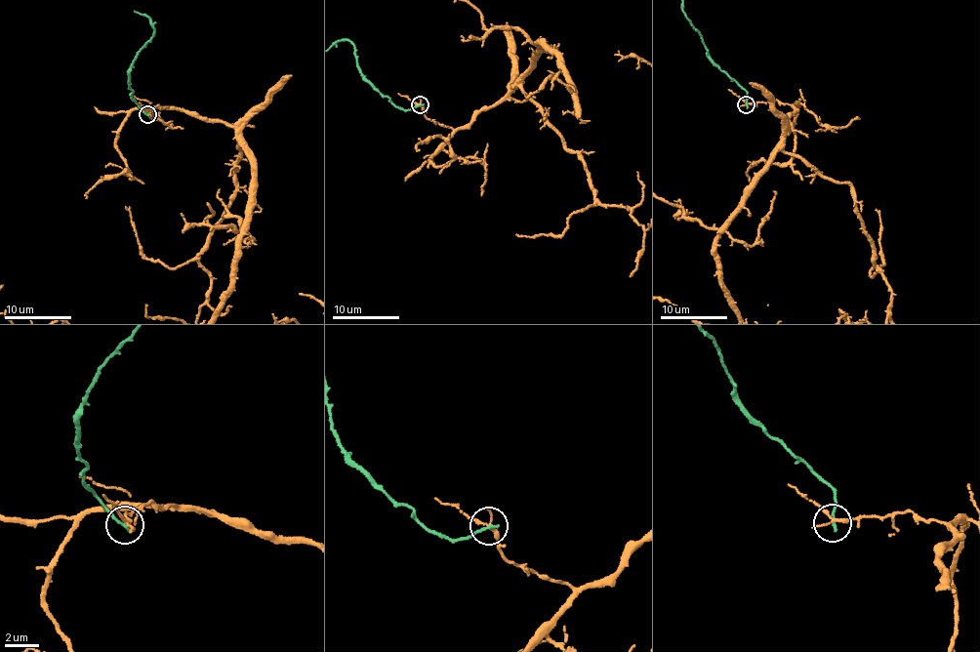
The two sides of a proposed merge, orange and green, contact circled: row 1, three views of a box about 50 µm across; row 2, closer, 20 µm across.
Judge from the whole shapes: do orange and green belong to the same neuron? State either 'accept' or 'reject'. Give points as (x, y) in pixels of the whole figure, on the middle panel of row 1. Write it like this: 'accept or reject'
reject

